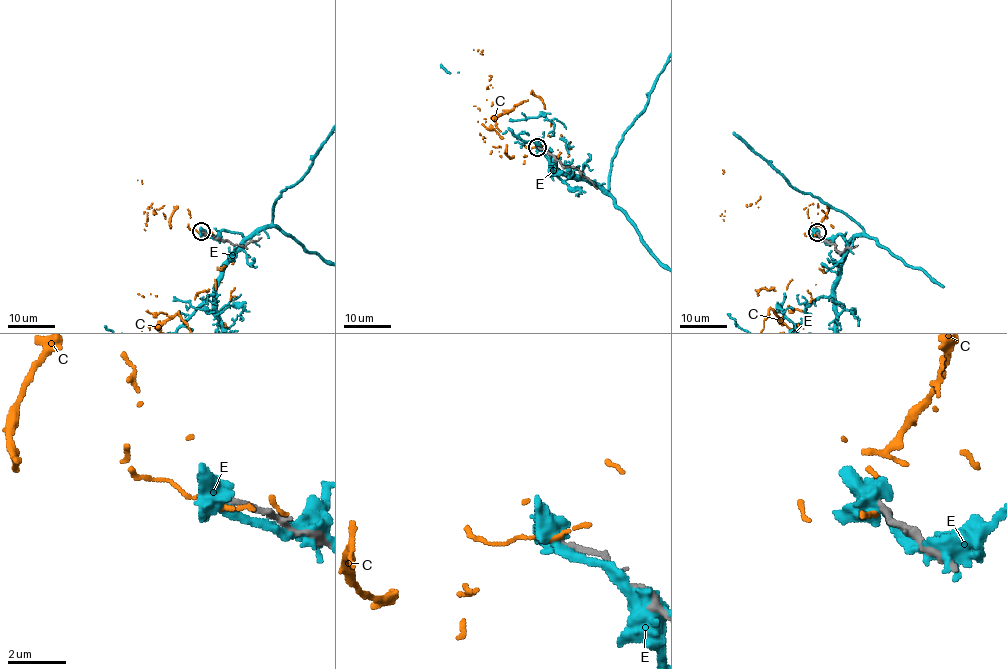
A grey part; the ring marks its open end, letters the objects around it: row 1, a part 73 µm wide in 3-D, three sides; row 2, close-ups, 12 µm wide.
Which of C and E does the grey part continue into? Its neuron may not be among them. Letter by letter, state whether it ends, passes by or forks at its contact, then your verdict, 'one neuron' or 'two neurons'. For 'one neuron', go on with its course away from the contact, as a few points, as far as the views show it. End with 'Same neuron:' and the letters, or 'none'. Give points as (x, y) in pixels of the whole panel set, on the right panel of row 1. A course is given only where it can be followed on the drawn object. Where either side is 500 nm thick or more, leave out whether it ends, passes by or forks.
C: it passes by; two neurons
E: it forks; two neurons
Same neuron: none

